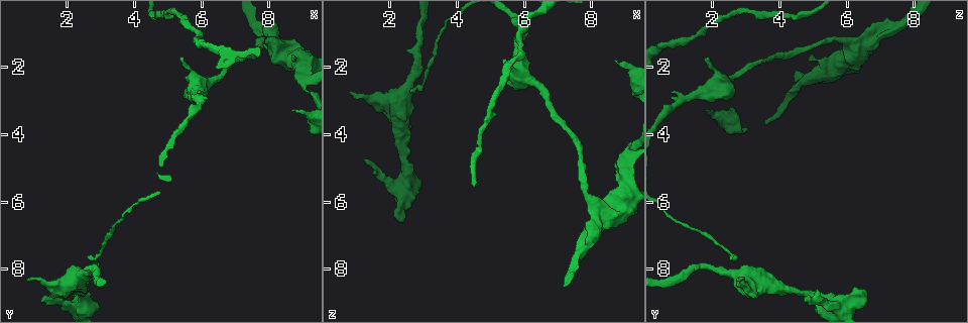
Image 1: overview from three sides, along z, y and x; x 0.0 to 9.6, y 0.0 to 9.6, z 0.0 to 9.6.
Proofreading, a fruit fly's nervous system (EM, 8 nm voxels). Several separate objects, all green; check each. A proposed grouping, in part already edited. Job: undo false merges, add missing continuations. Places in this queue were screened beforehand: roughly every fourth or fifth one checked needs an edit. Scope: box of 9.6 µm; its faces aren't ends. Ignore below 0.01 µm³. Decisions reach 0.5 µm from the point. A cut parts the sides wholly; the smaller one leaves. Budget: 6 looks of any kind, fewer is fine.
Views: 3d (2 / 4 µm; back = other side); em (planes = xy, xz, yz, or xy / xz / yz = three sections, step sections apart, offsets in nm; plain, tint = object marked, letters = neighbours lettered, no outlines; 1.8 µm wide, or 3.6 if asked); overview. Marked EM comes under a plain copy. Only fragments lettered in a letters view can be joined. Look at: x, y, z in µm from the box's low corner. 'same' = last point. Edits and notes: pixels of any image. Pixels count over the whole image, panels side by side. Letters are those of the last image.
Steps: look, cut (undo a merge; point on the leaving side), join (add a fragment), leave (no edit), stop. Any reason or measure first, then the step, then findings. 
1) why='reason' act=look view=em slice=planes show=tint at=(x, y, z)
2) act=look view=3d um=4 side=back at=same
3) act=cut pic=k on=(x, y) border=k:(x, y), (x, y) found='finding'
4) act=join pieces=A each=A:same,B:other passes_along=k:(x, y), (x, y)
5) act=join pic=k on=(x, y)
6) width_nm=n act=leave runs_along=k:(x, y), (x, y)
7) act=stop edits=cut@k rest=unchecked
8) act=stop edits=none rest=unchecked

why='calibre changes' act=look view=em slice=xz step=4 show=tint at=(8.20, 1.30, 6.10)

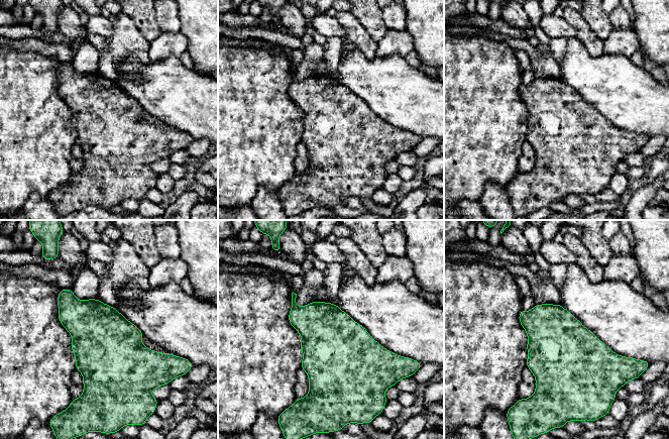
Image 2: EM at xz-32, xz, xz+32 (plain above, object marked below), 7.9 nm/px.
act=look view=em slice=planes show=letters at=same

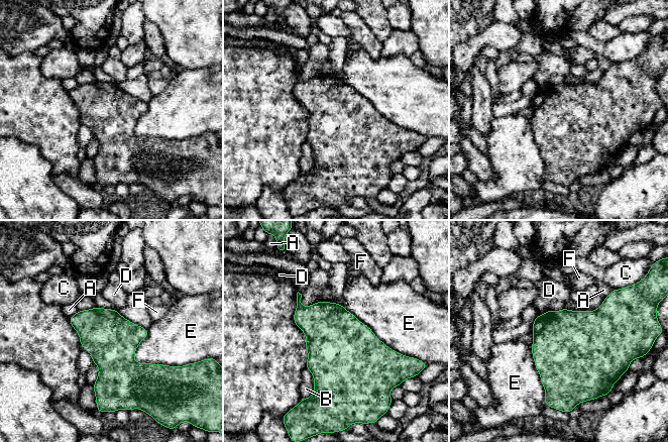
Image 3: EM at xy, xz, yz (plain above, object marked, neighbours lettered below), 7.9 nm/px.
width_nm=400 act=leave each=A:other,B:other,C:other,D:other,E:other,F:other border=3:(297, 292), (307, 367) found='all the same neuron'

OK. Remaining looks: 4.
why='free end' act=look view=3d um=4 at=(8.65, 3.35, 1.80)

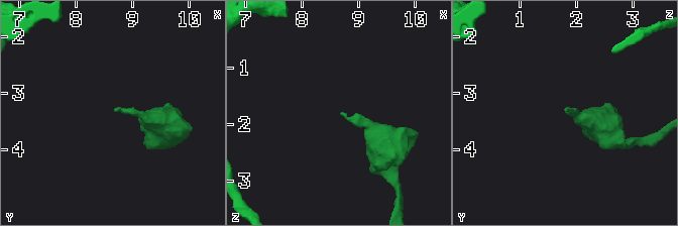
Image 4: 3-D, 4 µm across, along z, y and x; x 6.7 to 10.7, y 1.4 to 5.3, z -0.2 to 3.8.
act=look view=em slice=planes show=letters at=(8.65, 3.30, 1.80)

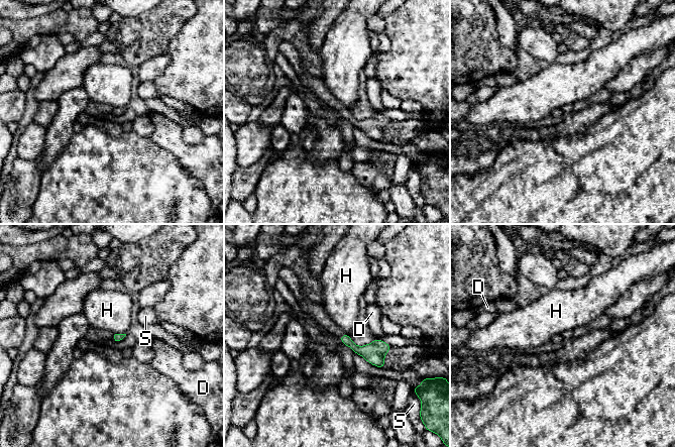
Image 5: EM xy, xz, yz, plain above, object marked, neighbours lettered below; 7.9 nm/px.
act=leave each=D:other,H:other,S:other found='none of them fits'

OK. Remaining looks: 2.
why='free end' act=look view=3d um=4 at=(1.85, 8.75, 3.25)

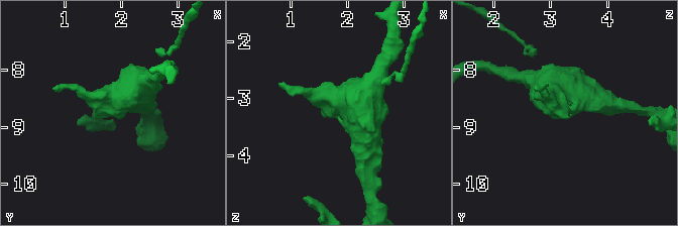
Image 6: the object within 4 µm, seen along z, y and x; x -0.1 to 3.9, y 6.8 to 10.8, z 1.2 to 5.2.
arm_widths_nm=200,500 why='shape alone is not enough' act=look view=em slice=xy step=16 show=letters at=(1.85, 8.80, 3.20)

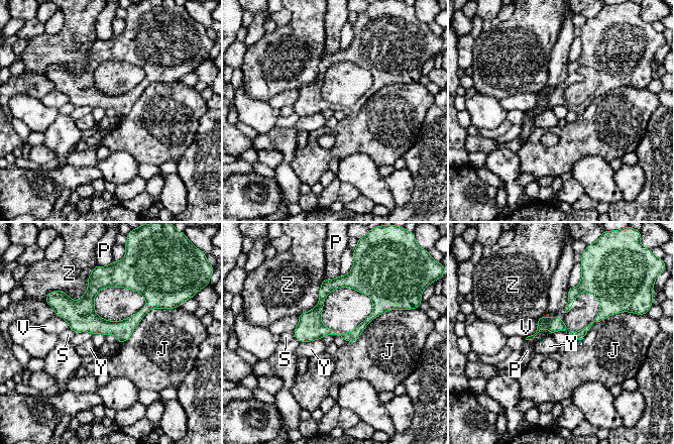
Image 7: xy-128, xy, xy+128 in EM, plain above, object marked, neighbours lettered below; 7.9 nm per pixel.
act=leave each=J:other,P:other,S:other,V:other,Y:other,Z:other border=7:(172, 308), (152, 308), (120, 343) found='none of them fits'

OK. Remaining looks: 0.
act=stop edits=none rest=unchecked

